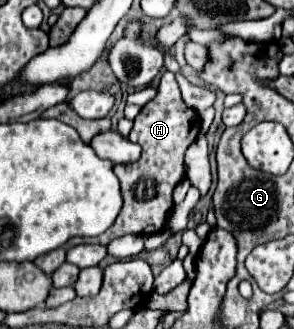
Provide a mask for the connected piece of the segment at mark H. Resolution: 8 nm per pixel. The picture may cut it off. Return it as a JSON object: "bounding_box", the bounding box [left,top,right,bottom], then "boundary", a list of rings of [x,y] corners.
{"bounding_box":[84,72,200,246],"boundary":[[[164,72],[158,84],[158,94],[140,110],[134,118],[134,128],[130,140],[142,146],[142,156],[130,164],[116,164],[114,174],[122,186],[122,210],[116,222],[96,238],[84,238],[90,244],[108,246],[114,238],[124,234],[152,234],[160,232],[166,222],[166,214],[172,206],[172,190],[184,178],[184,152],[196,140],[200,130],[200,120],[194,110],[190,110],[182,98],[172,72]]]}

